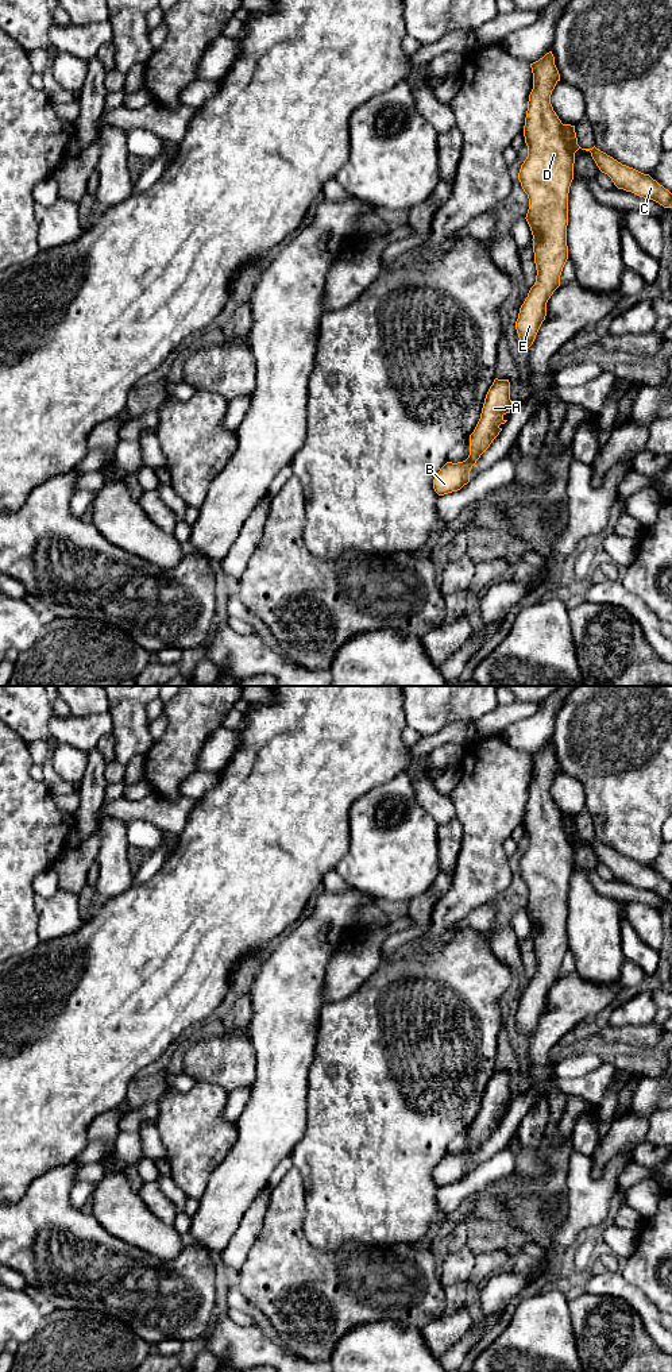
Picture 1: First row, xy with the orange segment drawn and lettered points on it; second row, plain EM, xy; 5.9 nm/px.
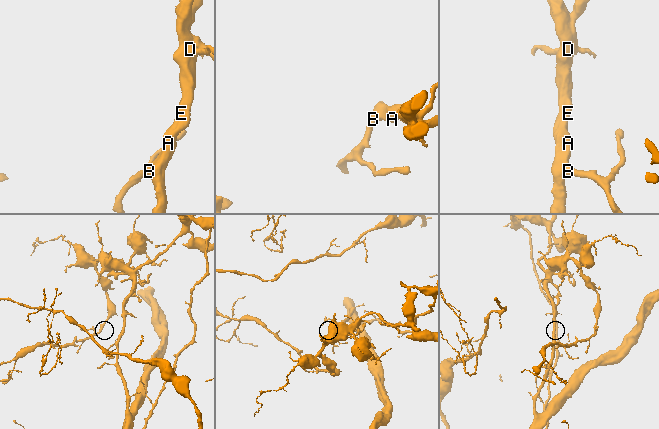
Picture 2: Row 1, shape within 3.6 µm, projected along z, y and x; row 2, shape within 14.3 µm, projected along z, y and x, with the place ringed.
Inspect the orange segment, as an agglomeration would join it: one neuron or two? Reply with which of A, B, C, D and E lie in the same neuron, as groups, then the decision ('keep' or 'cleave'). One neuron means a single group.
A B D E / C; cleave

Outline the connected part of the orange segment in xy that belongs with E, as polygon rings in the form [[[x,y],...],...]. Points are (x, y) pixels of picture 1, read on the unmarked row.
[[[552,743],[530,759],[533,781],[524,817],[528,848],[518,871],[529,890],[525,910],[533,926],[537,967],[515,1013],[520,1034],[528,1040],[545,1011],[547,994],[560,978],[568,951],[568,885],[575,855],[575,844],[564,832],[563,814],[551,795],[552,782],[560,770]]]

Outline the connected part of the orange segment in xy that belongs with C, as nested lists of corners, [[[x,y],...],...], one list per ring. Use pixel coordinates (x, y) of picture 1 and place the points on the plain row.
[[[595,837],[592,840],[582,841],[591,844],[591,848],[599,862],[607,866],[618,880],[623,880],[640,889],[653,891],[664,899],[672,899],[672,885],[653,871],[649,866],[644,866],[633,859],[622,856]]]

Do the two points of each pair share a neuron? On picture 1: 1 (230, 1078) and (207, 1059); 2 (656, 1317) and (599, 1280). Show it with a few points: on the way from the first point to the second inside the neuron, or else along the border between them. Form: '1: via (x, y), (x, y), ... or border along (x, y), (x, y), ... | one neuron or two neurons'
1: via (224, 1072), (212, 1060) | one neuron
2: via (642, 1306), (629, 1293), (613, 1283) | one neuron

